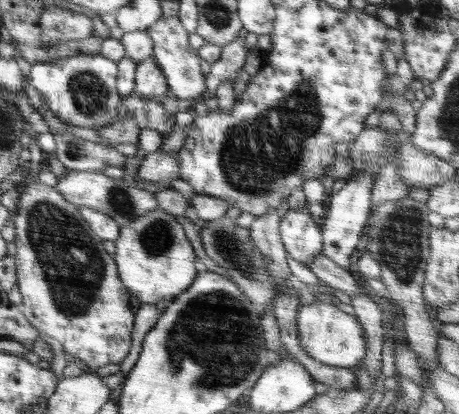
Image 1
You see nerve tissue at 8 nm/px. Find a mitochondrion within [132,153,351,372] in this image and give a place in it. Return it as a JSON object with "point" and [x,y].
{"point":[225,241]}

